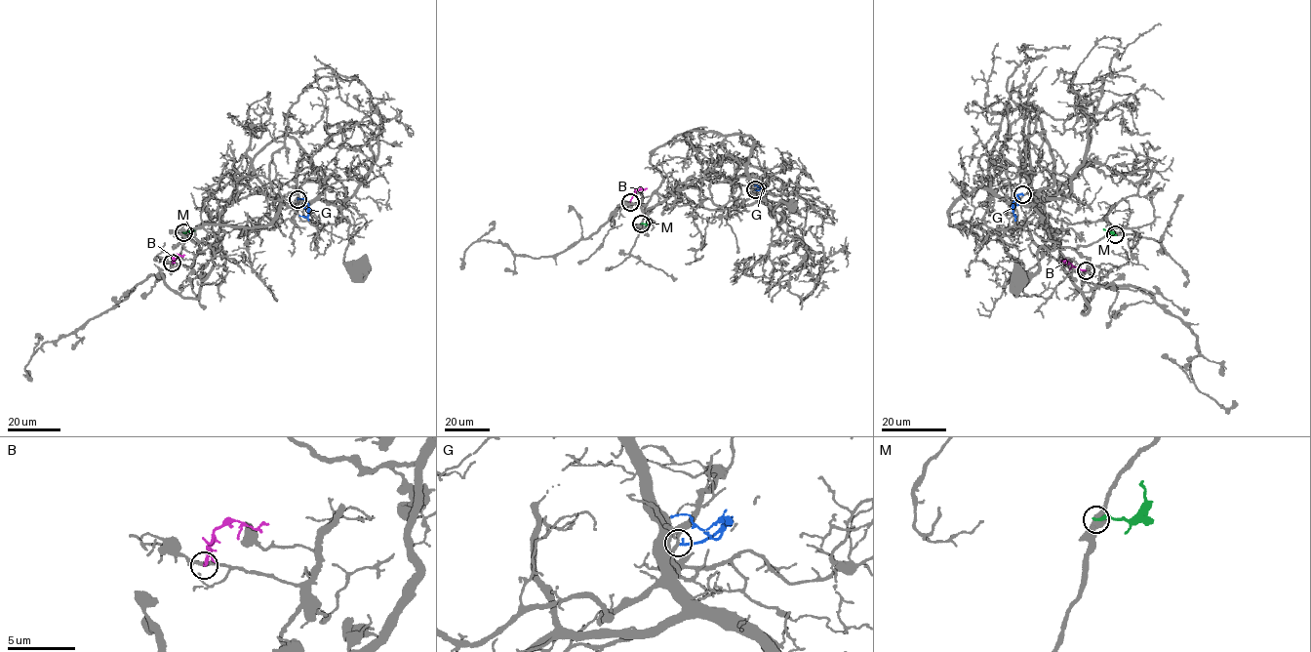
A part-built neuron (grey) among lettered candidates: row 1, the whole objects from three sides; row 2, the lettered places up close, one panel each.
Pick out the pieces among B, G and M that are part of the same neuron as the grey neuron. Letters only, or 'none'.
none

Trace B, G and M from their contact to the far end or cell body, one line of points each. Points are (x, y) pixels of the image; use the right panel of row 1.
B: (1085, 270), (1065, 260), (1060, 261)
G: (1022, 194), (1014, 197), (1015, 214)
M: (1115, 234), (1103, 228)

